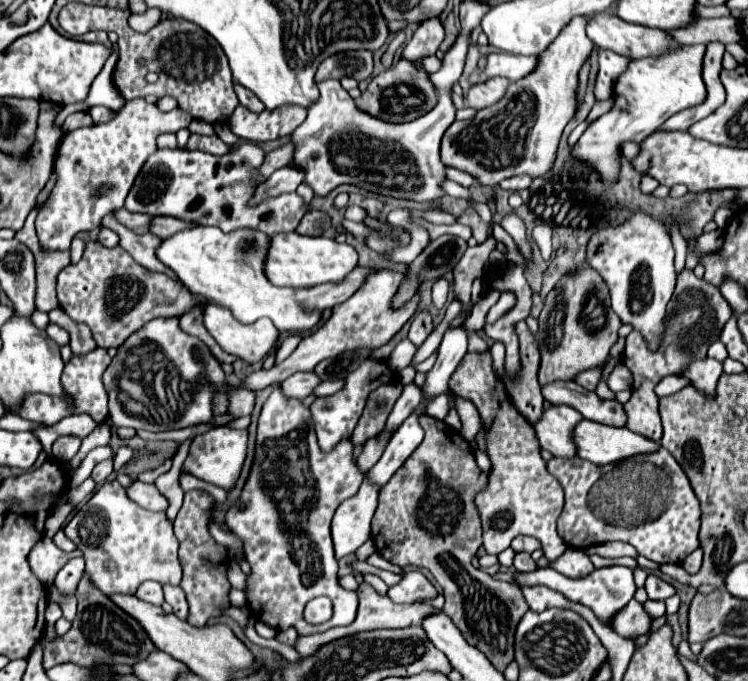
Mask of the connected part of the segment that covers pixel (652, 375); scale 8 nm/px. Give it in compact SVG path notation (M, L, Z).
M682 269L678 273L678 285L672 295L672 301L668 303L668 325L662 347L656 353L652 353L648 351L646 341L638 333L632 331L626 337L624 365L634 375L632 397L624 405L624 411L628 415L626 427L630 431L636 431L652 441L662 439L662 423L658 415L658 397L654 393L654 387L666 375L680 375L690 361L704 359L710 343L718 341L720 331L728 319L730 319L730 305L722 297L720 289L712 287L712 283L704 283L704 279L698 279L690 269Z

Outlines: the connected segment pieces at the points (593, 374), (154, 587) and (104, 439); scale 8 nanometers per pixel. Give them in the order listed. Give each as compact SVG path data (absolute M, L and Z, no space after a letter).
M594 367L592 371L582 371L582 375L578 375L574 381L580 383L584 389L594 391L596 385L598 385L598 381L602 379L602 371L604 371L604 367Z
M144 581L138 591L136 597L142 601L148 601L152 605L162 605L164 603L164 595L162 595L162 585L156 581Z
M106 421L102 422L102 425L97 425L96 429L82 441L80 451L70 459L70 467L72 467L72 469L78 469L80 463L82 463L82 459L84 459L92 449L102 447L102 445L108 445L112 435L111 431Z

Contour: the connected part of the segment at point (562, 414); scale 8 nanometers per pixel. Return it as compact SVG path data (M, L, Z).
M552 405L544 409L540 419L534 423L542 449L548 449L554 457L574 457L576 447L572 441L572 431L578 421L582 421L582 415L572 411L572 407Z

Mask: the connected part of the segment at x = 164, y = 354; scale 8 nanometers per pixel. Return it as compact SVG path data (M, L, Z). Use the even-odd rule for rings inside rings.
M152 319L134 331L118 347L118 355L104 373L114 425L144 431L184 429L212 419L212 393L214 389L222 391L226 385L224 371L212 351L200 339L186 335L178 327L178 319ZM158 375L164 377L164 383L156 379Z

